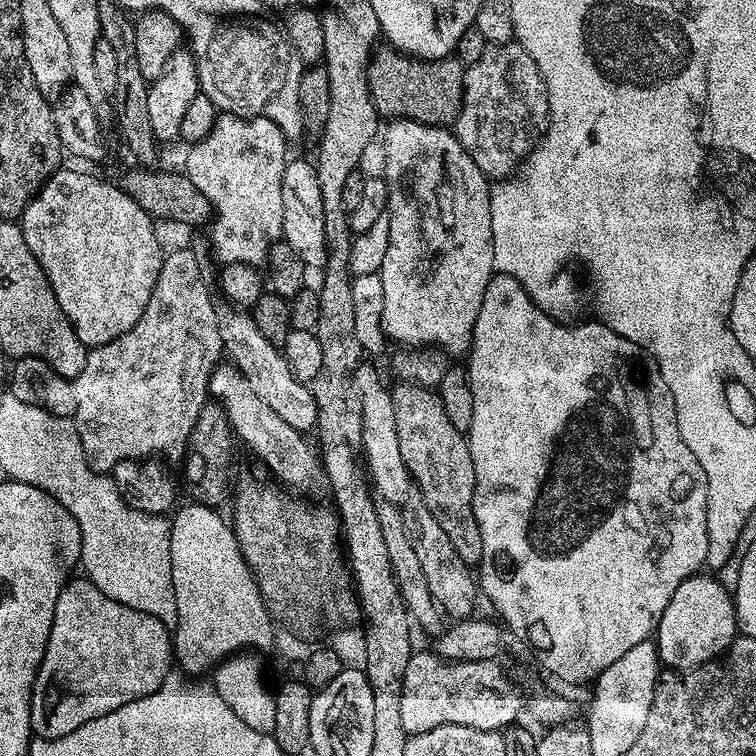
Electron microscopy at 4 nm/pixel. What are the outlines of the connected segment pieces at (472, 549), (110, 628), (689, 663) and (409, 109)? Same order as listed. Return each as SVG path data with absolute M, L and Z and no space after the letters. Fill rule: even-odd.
M397 383L392 388L392 401L398 447L402 449L402 462L406 462L412 475L415 491L450 537L454 550L469 566L475 565L482 554L482 538L472 510L476 479L467 435L456 430L446 418L439 395L431 388Z
M87 578L76 579L69 579L62 594L58 594L50 638L32 687L32 734L42 740L74 734L74 730L86 726L86 722L94 722L130 702L153 695L174 668L174 636L162 621L122 606L114 602L114 598L106 598Z
M697 574L686 578L674 598L662 610L662 618L654 633L660 663L668 670L687 670L700 668L727 653L732 641L738 635L736 626L736 602L731 591L728 592L712 576Z
M380 46L368 63L368 85L381 117L452 126L462 110L464 70L465 65L455 58L419 60L391 46Z

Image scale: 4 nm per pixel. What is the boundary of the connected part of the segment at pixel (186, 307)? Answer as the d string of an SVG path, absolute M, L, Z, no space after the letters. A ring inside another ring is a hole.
M185 246L185 248L176 248L173 252L169 251L162 262L158 282L154 282L154 294L150 294L150 302L146 302L146 310L142 310L142 318L138 318L138 322L134 322L134 326L130 330L126 330L126 334L114 338L114 342L106 342L89 351L86 366L82 366L82 374L76 376L72 385L76 399L76 415L74 417L76 433L80 439L86 462L95 472L111 473L112 468L124 460L140 462L145 458L163 458L165 461L179 461L183 457L188 447L190 434L194 430L194 424L198 422L198 414L209 399L208 383L212 377L212 372L216 369L217 364L221 363L222 357L225 355L222 334L218 334L217 305L212 304L212 296L208 293L204 280L206 280L205 273L201 272L198 260L196 255L192 253L191 247Z

